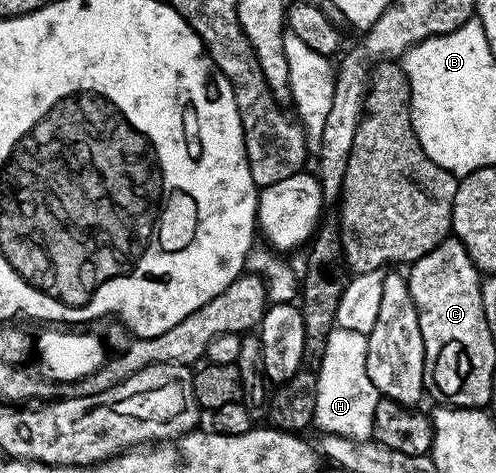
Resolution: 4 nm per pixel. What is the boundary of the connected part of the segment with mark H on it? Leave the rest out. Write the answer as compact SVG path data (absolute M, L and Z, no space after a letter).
M335 327L325 342L325 354L319 364L317 382L317 406L315 424L323 432L353 440L369 440L373 437L373 410L381 399L379 391L369 382L367 369L367 337L357 330Z

